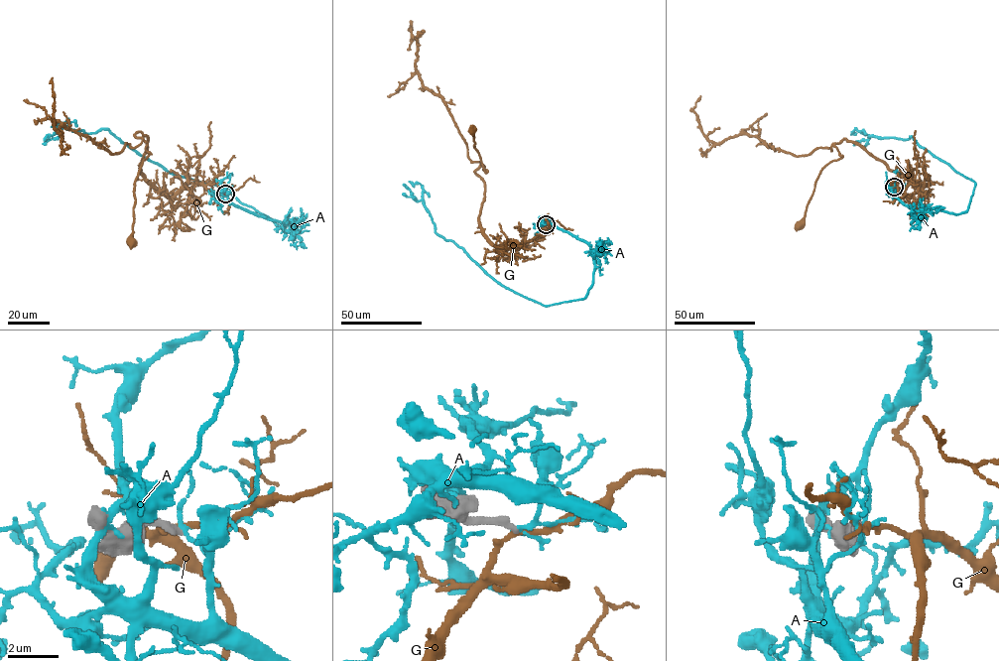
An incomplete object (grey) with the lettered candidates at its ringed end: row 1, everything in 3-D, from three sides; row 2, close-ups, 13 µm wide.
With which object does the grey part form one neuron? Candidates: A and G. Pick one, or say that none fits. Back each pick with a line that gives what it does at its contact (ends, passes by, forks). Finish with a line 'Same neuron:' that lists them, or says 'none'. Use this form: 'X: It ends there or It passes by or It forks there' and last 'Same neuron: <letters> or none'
Same neuron: none

